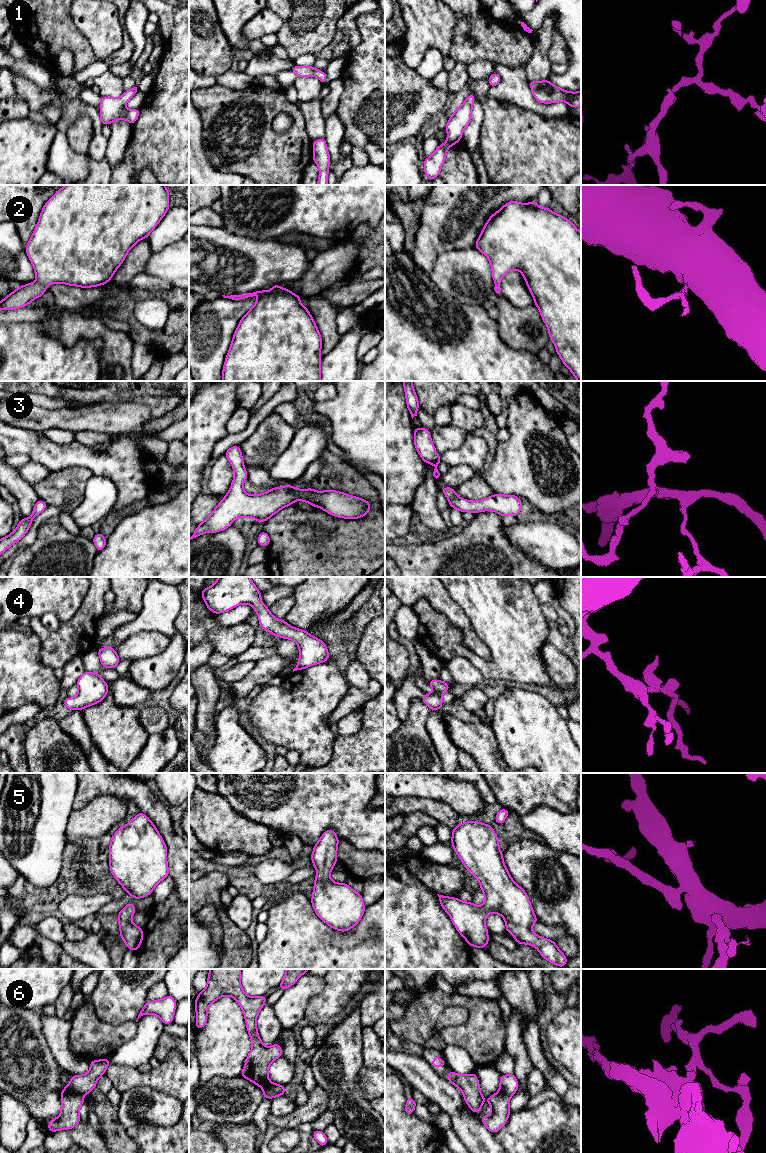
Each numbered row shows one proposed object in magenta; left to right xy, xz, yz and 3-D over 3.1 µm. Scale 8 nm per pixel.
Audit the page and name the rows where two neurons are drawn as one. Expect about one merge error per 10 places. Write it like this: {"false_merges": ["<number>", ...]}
{"false_merges": ["6"]}

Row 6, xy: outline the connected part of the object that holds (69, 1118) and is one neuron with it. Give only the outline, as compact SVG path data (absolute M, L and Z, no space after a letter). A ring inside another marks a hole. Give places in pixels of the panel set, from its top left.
M61 1091L61 1113L48 1123L48 1131L55 1132L64 1129L72 1129L80 1123L79 1109L84 1103L81 1095L67 1091Z

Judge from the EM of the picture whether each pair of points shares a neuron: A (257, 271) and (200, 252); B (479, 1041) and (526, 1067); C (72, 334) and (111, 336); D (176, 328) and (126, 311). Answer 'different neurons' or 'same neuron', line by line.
A: same neuron
B: different neurons
C: same neuron
D: same neuron

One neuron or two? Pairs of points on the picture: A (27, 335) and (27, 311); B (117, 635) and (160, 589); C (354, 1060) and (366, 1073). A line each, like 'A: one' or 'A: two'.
A: two
B: one
C: two

